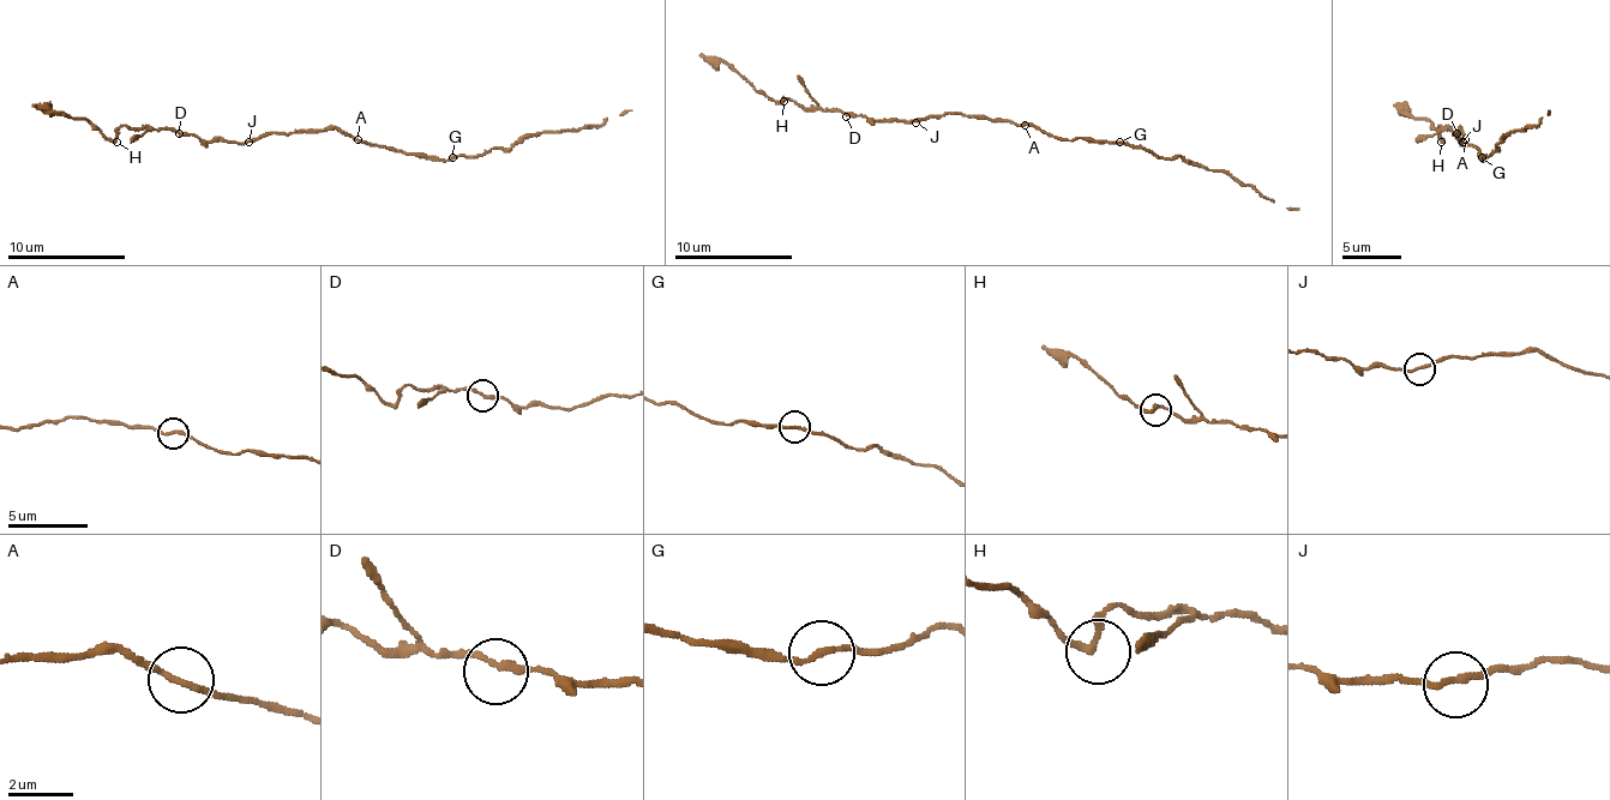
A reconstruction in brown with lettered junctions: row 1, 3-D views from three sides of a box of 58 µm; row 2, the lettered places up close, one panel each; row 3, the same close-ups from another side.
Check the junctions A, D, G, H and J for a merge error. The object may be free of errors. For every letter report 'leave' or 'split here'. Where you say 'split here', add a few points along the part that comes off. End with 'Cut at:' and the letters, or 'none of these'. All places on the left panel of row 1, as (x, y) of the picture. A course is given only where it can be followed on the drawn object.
A: leave
D: leave
G: leave
H: leave
J: leave
Cut at: none of these

